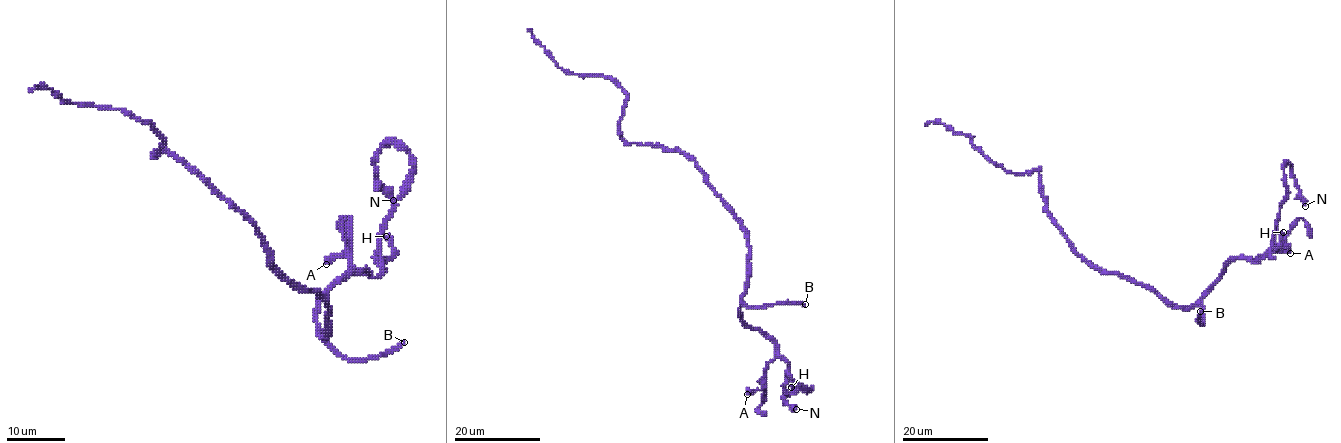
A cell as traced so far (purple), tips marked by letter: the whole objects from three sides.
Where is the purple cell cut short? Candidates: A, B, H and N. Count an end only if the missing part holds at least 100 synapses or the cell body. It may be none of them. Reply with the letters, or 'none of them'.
B

